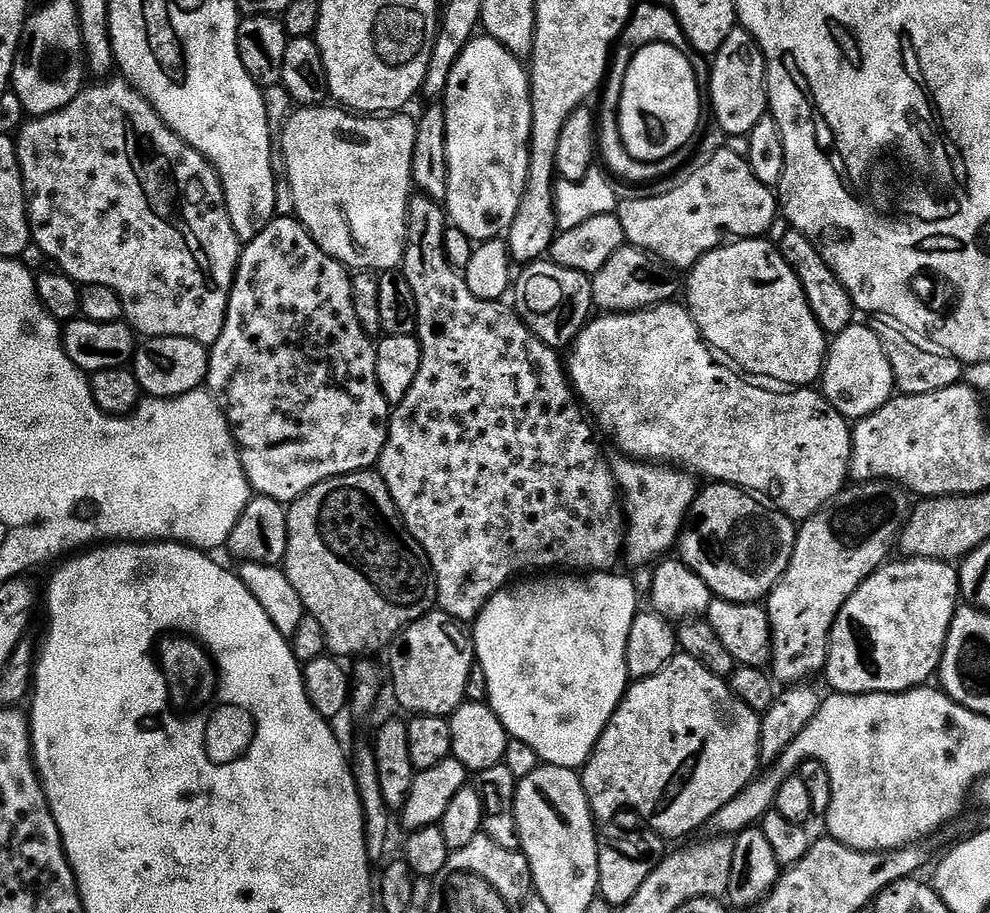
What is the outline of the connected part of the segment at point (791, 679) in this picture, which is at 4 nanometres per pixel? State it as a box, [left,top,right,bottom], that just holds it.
[766,480,913,686]

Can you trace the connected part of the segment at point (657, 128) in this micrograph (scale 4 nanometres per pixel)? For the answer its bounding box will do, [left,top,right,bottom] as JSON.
[620,44,702,166]

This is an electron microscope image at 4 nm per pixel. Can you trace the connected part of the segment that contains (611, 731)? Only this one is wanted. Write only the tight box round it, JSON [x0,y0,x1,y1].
[582,655,761,842]

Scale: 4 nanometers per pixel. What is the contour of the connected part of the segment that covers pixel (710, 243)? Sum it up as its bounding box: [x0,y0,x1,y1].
[614,146,778,270]

